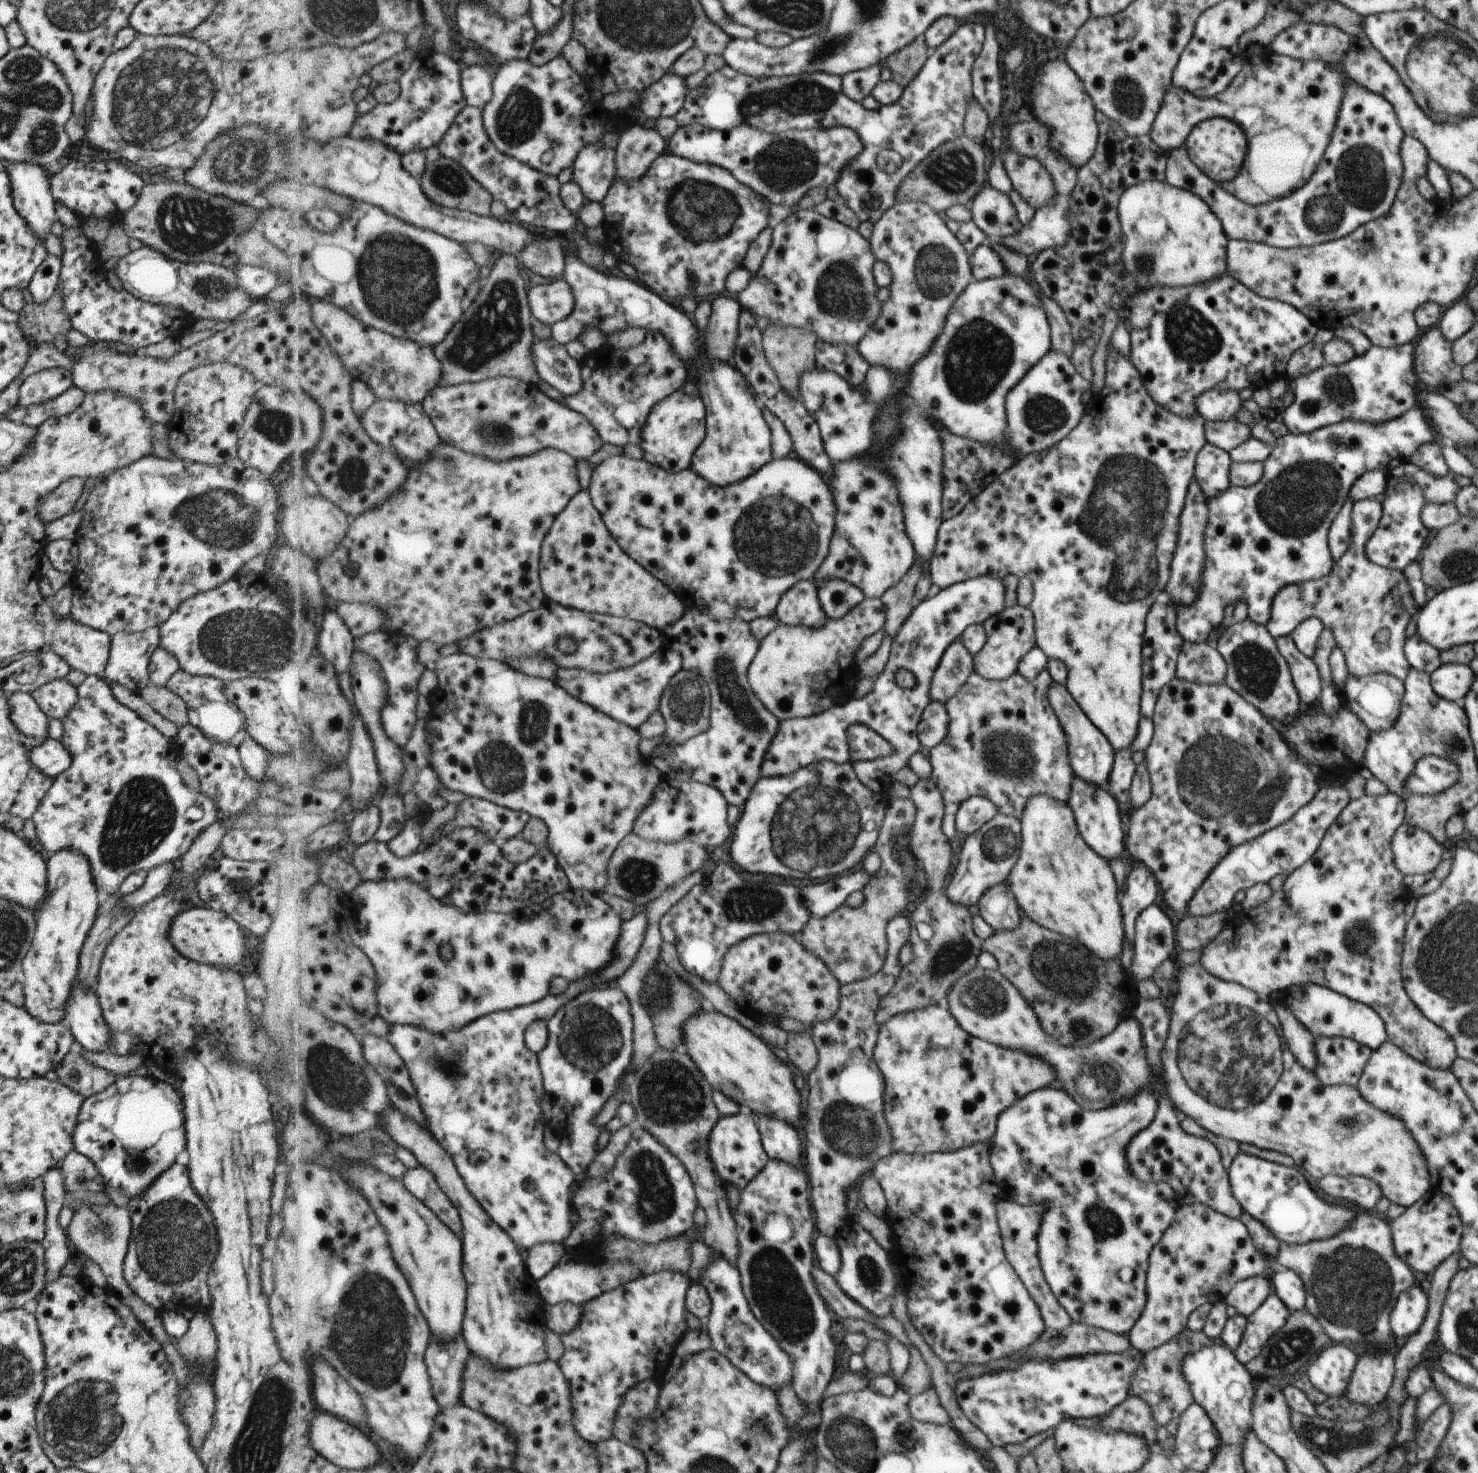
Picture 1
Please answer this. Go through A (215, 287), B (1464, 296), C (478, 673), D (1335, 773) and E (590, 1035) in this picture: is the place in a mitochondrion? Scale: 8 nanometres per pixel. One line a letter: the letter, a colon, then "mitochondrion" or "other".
A: mitochondrion
B: other
C: other
D: other
E: mitochondrion

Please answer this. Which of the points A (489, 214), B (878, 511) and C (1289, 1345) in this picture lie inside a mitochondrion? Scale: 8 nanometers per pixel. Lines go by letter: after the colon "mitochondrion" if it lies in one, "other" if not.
A: other
B: other
C: mitochondrion

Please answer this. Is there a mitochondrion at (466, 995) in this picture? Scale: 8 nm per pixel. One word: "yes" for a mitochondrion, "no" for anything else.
no

